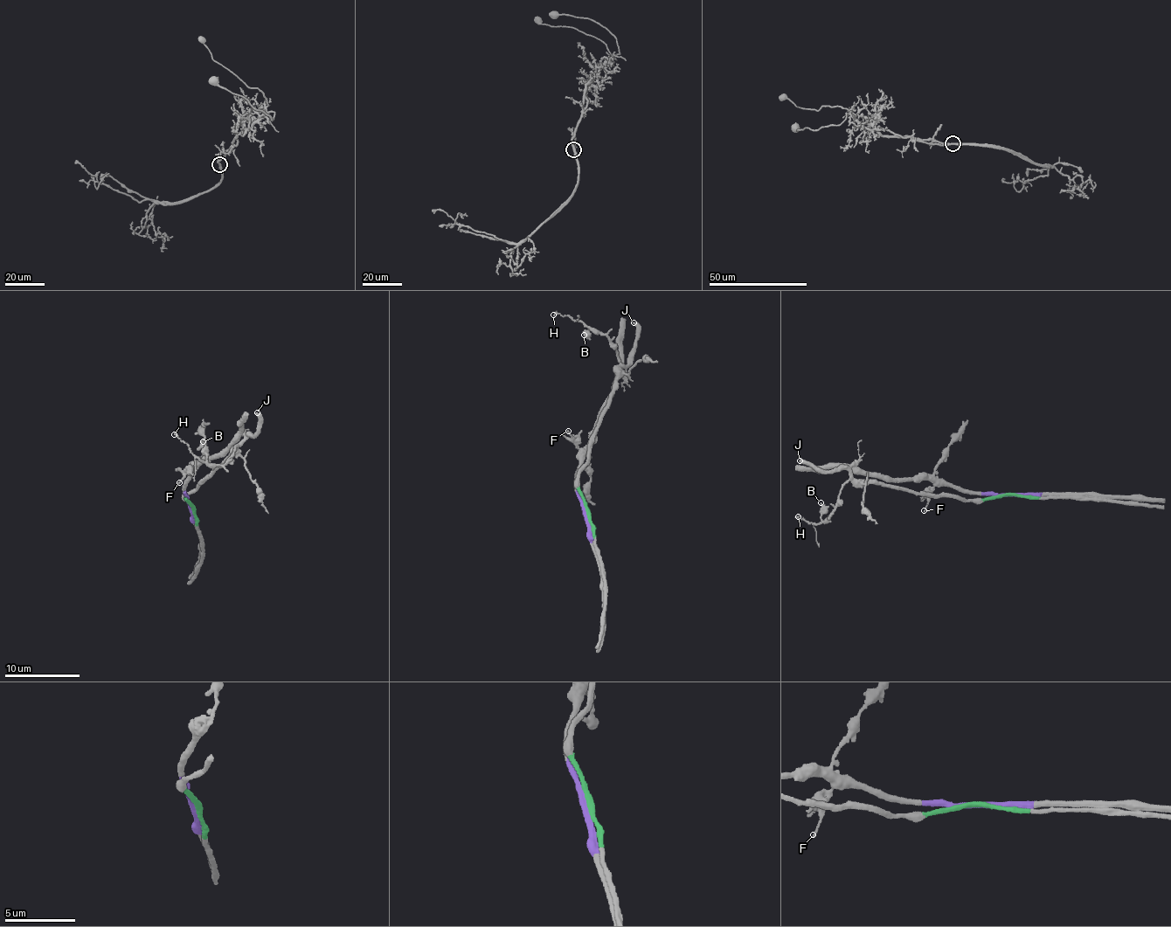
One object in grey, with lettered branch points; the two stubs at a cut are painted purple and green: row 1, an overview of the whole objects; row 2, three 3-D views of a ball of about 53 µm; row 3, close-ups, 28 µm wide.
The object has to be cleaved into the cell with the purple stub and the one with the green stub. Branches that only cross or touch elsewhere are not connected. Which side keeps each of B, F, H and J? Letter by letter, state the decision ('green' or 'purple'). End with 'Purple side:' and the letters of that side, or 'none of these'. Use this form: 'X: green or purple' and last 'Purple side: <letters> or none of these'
B: green
F: purple
H: green
J: green
Purple side: F

